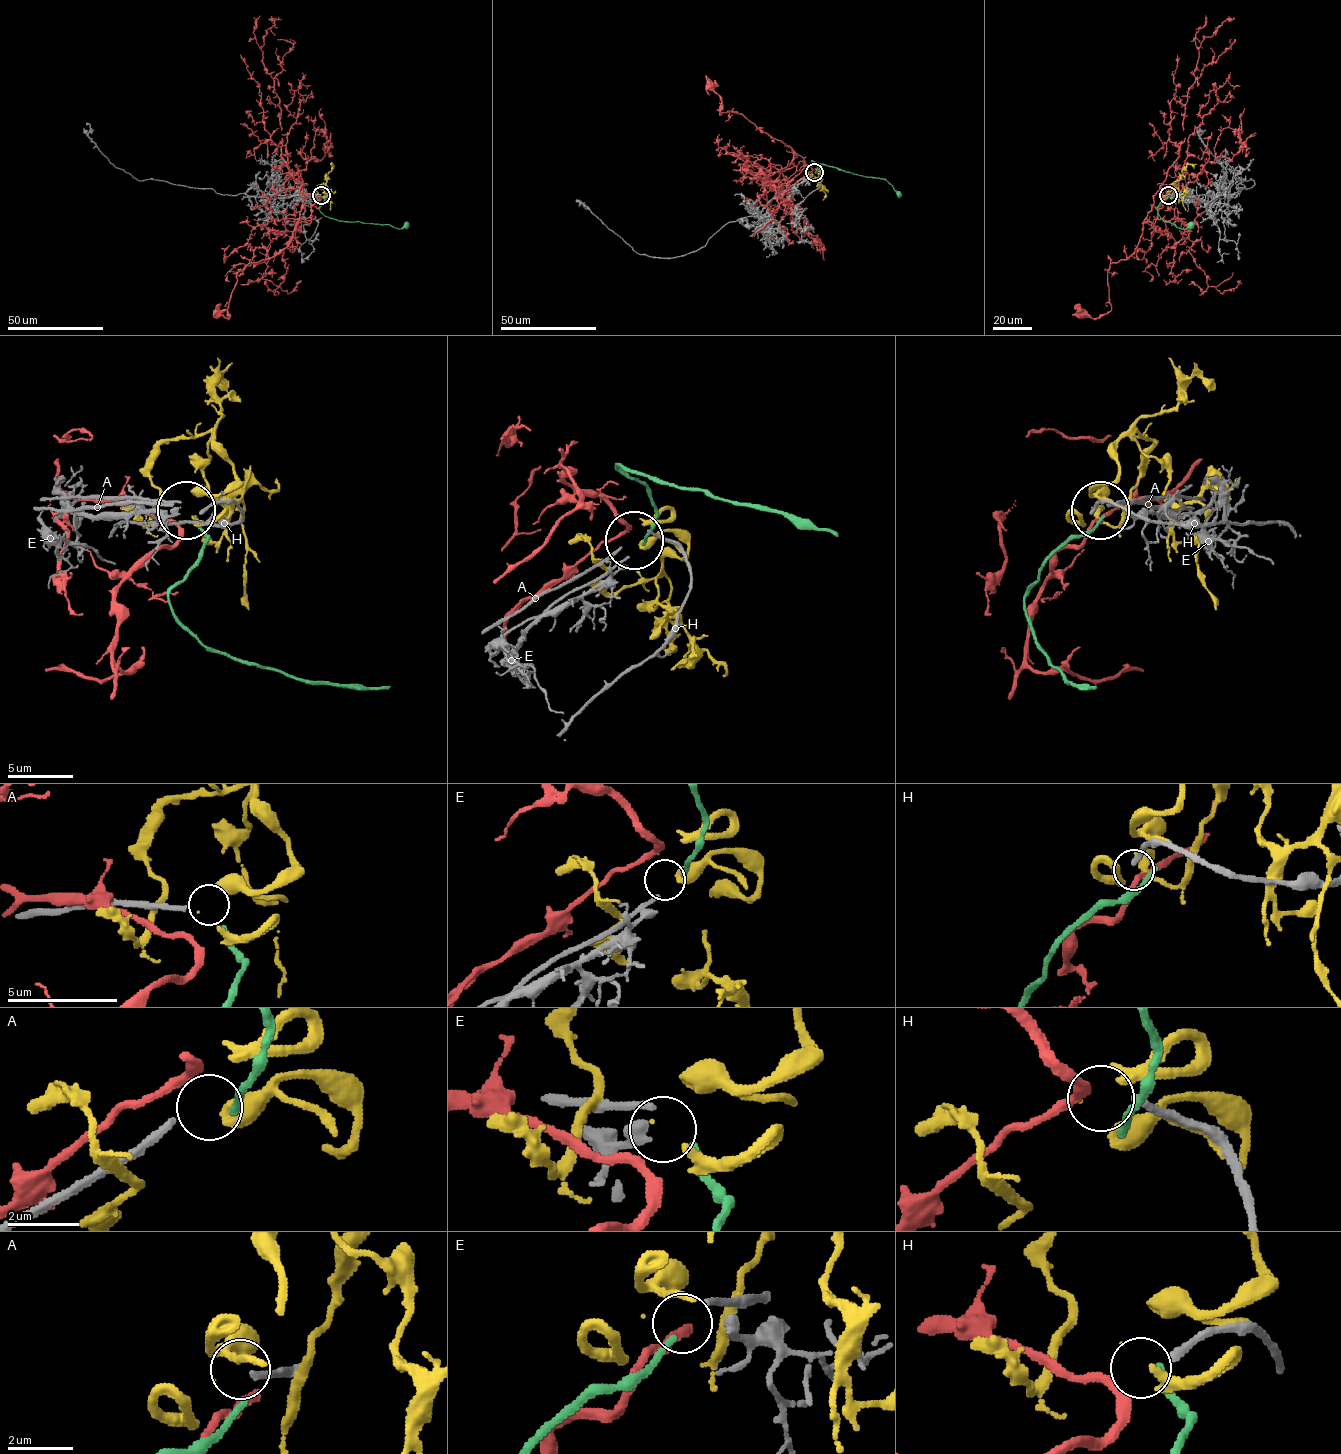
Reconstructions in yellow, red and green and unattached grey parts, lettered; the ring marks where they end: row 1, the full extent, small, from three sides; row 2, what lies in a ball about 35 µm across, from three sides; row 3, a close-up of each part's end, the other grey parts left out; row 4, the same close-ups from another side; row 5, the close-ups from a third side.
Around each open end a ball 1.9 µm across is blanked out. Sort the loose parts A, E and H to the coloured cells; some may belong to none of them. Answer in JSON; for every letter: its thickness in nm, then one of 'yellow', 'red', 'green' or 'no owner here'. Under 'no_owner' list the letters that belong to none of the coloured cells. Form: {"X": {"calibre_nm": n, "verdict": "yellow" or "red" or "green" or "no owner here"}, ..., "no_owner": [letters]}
{"A": {"calibre_nm": 240, "verdict": "no owner here"}, "E": {"calibre_nm": 140, "verdict": "green"}, "H": {"calibre_nm": 240, "verdict": "red"}, "no_owner": ["A"]}

